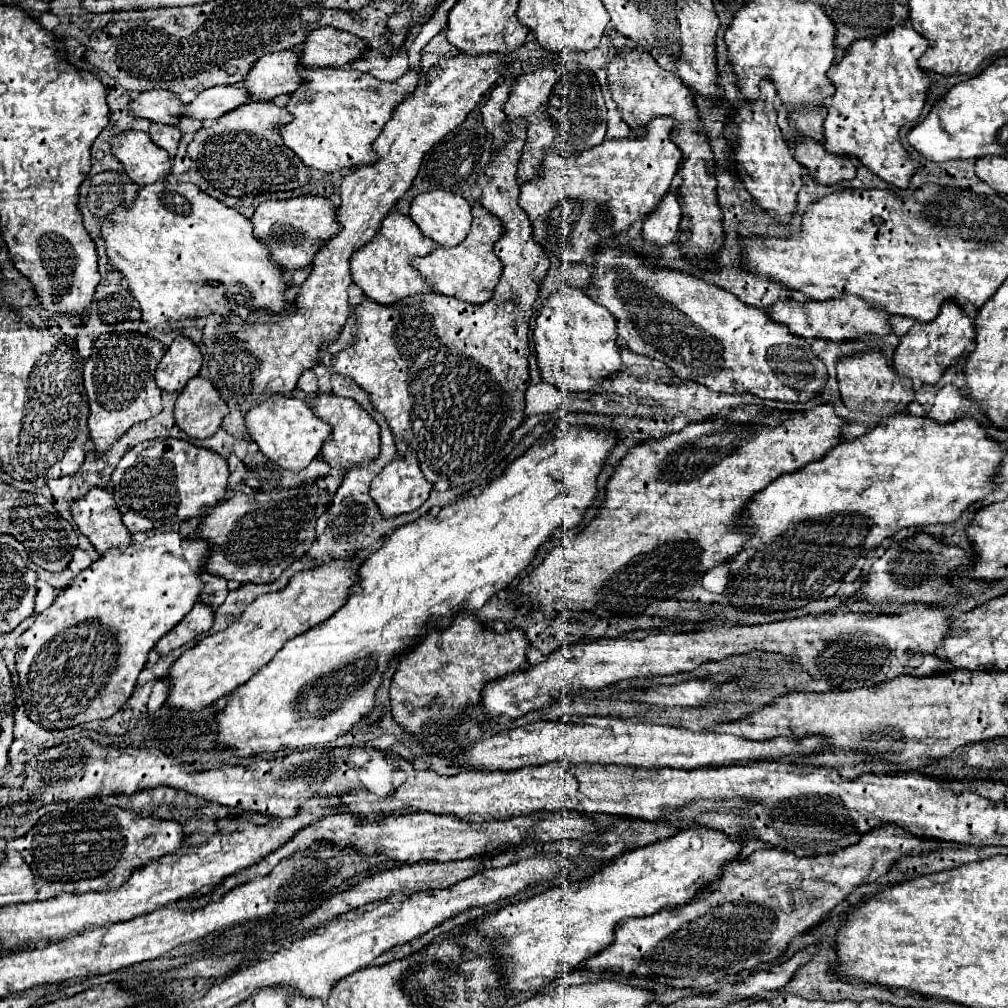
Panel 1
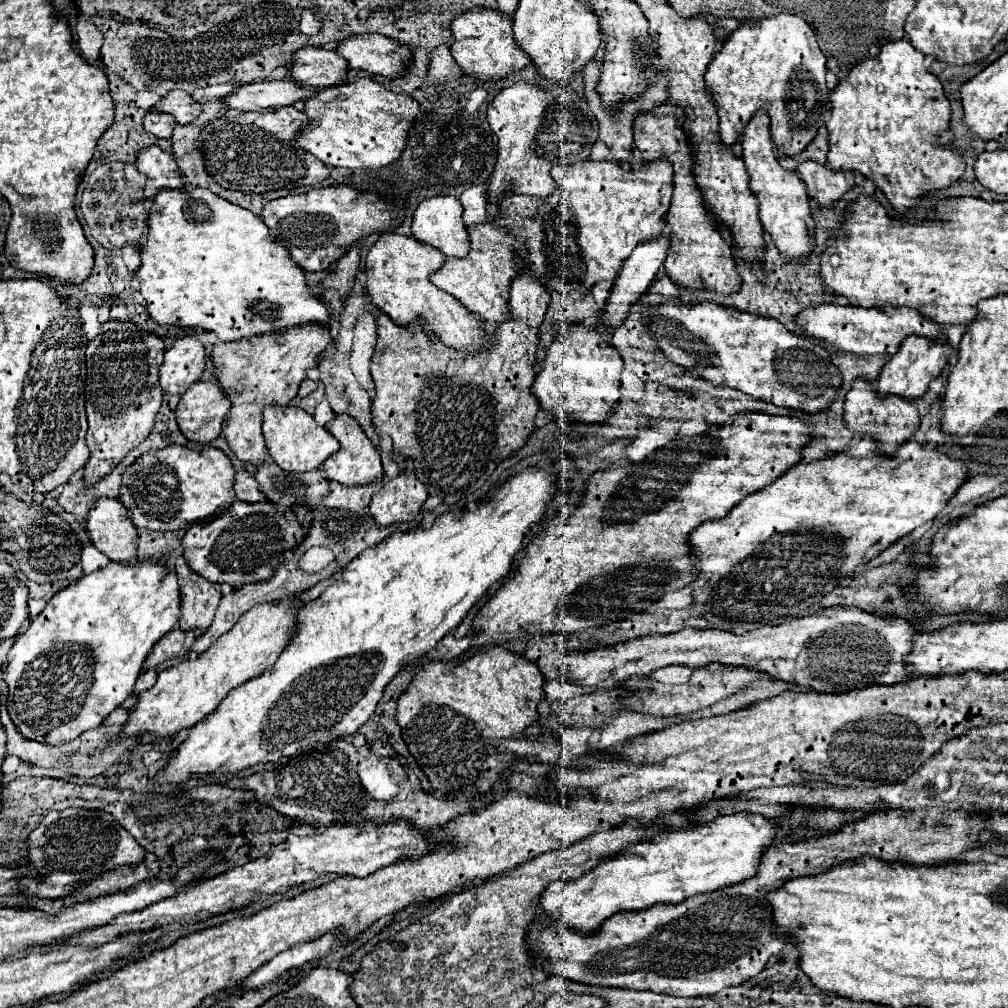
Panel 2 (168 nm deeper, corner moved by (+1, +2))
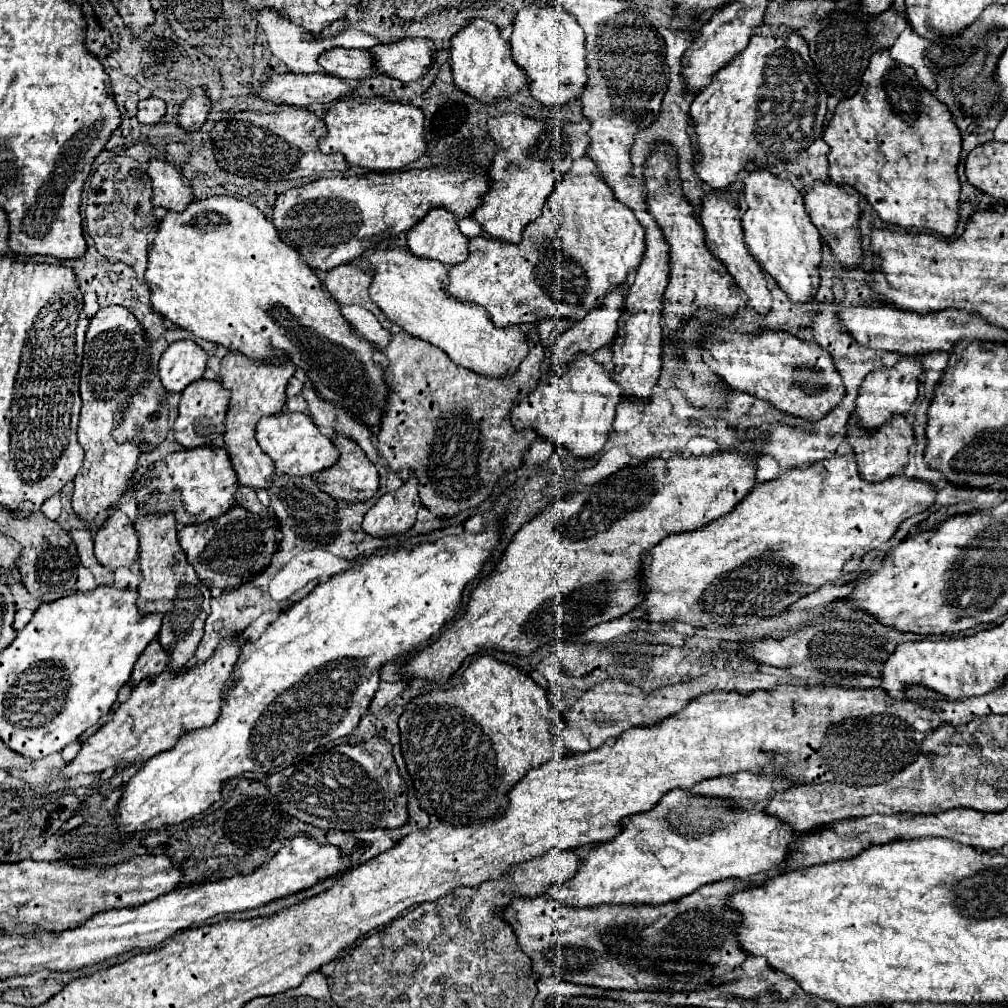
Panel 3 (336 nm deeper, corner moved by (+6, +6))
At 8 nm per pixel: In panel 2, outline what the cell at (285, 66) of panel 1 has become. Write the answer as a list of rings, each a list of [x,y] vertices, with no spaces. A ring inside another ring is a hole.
[[[314,46],[296,50],[296,54],[292,54],[292,62],[288,62],[286,66],[294,82],[312,86],[314,90],[342,84],[348,72],[344,58],[340,58],[334,50]]]

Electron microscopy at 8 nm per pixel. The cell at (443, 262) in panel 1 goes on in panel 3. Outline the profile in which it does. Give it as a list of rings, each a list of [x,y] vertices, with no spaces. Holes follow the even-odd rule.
[[[565,174],[561,178],[561,182],[553,188],[551,196],[547,198],[545,206],[543,206],[543,214],[533,220],[525,230],[523,230],[523,240],[521,244],[507,244],[507,242],[501,242],[501,240],[493,240],[493,238],[473,238],[469,242],[469,258],[457,266],[451,266],[449,268],[449,294],[455,296],[455,298],[461,298],[465,302],[475,302],[479,306],[483,306],[487,312],[489,312],[489,318],[493,320],[493,324],[497,328],[503,328],[503,326],[511,326],[511,324],[535,324],[535,322],[541,322],[545,320],[547,316],[551,318],[567,318],[567,320],[581,320],[577,318],[577,314],[581,312],[589,312],[593,308],[599,308],[605,300],[605,296],[609,292],[613,292],[617,286],[625,284],[627,276],[631,270],[637,270],[641,258],[645,254],[645,230],[643,226],[637,222],[637,218],[633,216],[633,212],[615,198],[615,194],[611,192],[611,188],[603,182],[601,176],[597,174],[591,174],[591,176],[573,176],[573,174]]]

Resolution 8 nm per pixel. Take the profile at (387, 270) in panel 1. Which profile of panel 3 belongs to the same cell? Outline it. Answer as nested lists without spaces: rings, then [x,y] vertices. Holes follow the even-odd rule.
[[[377,250],[371,254],[369,258],[373,270],[375,270],[375,280],[369,288],[371,300],[385,312],[385,316],[395,322],[397,326],[401,326],[401,330],[413,338],[425,340],[437,348],[441,348],[443,352],[447,352],[447,356],[463,366],[469,368],[481,376],[487,378],[503,378],[503,376],[511,376],[515,374],[515,370],[519,368],[519,364],[523,362],[523,358],[529,354],[529,338],[527,338],[527,328],[521,326],[507,326],[507,328],[495,328],[491,318],[487,316],[487,312],[477,306],[477,304],[467,304],[461,302],[457,298],[453,298],[447,292],[447,268],[441,262],[435,260],[423,260],[423,258],[415,258],[409,250]]]

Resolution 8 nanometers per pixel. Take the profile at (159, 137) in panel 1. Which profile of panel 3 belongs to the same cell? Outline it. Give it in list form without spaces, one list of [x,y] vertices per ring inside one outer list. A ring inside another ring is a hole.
[[[145,98],[139,100],[139,112],[137,112],[137,120],[141,124],[157,124],[161,118],[165,116],[165,102],[159,98]]]

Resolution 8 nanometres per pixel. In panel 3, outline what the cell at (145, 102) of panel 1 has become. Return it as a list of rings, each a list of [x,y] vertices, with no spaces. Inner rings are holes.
[[[191,94],[181,106],[179,124],[189,132],[199,130],[207,122],[209,112],[211,112],[211,100],[205,94]]]

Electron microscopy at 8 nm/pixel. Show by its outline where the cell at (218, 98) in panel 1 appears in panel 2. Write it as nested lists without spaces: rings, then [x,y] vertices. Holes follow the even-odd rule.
[[[284,78],[284,80],[264,80],[238,86],[232,94],[228,94],[222,104],[234,110],[254,110],[264,112],[280,106],[290,106],[298,100],[310,98],[314,92],[304,86]]]

